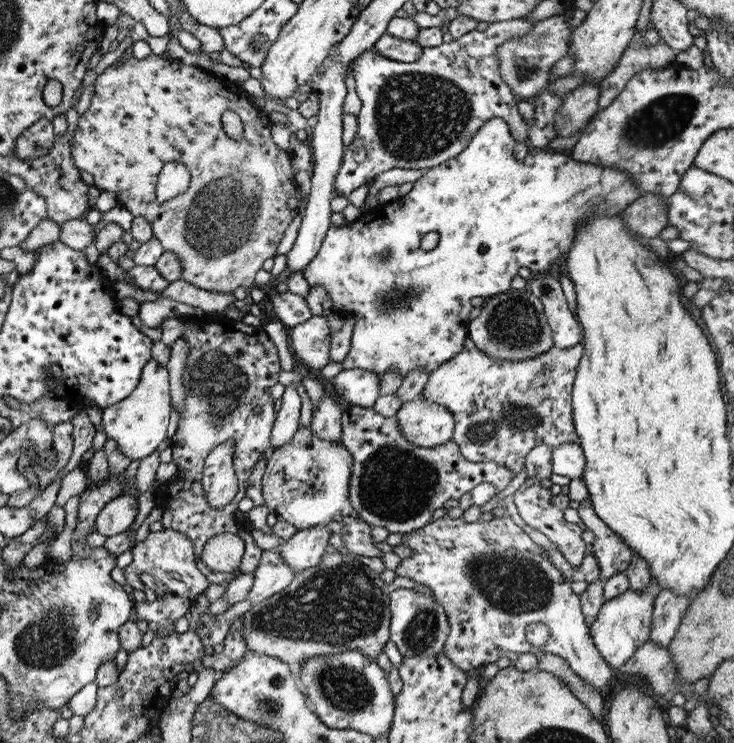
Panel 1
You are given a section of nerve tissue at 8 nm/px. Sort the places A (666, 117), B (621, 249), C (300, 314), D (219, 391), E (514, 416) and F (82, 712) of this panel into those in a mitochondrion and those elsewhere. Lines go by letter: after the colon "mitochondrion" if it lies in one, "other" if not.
A: mitochondrion
B: other
C: other
D: mitochondrion
E: mitochondrion
F: other

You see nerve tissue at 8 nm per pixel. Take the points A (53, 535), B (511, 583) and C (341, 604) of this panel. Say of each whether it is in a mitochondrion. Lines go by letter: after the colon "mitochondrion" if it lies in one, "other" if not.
A: other
B: mitochondrion
C: mitochondrion

